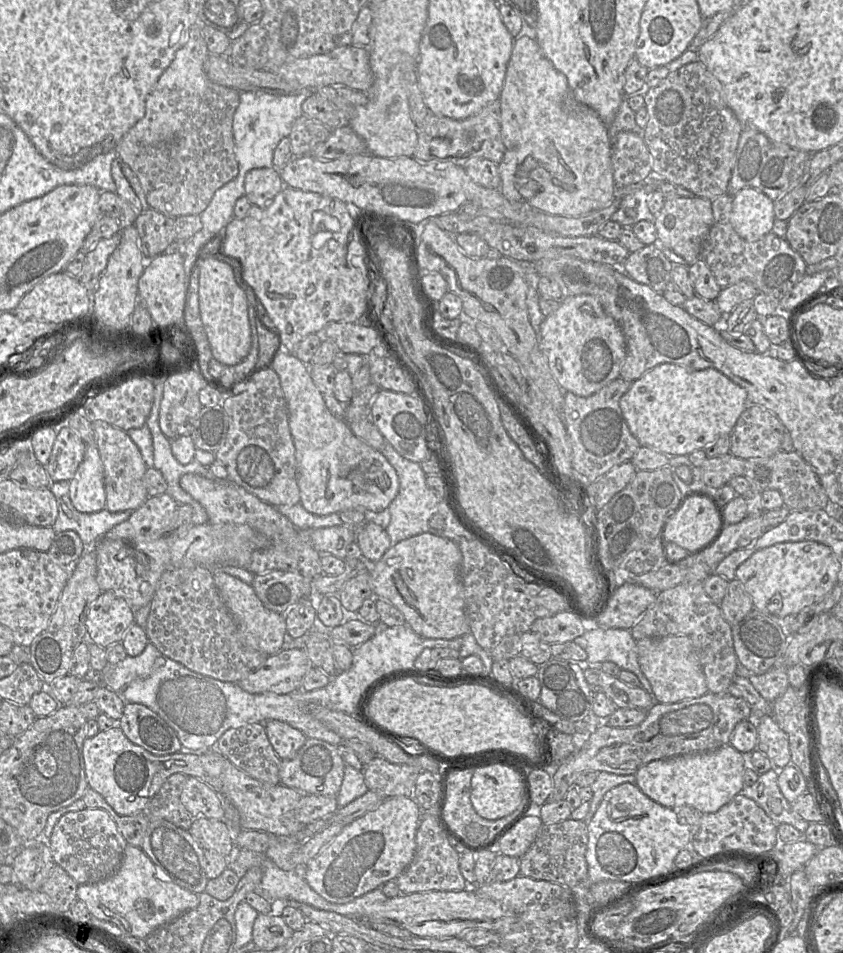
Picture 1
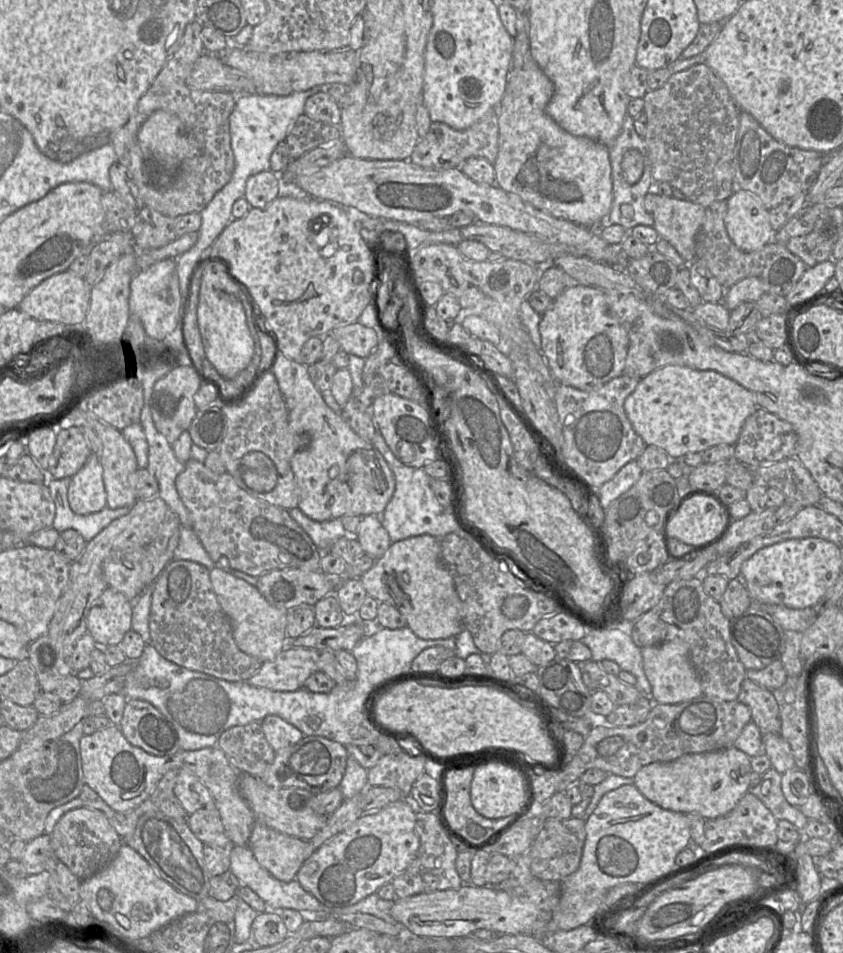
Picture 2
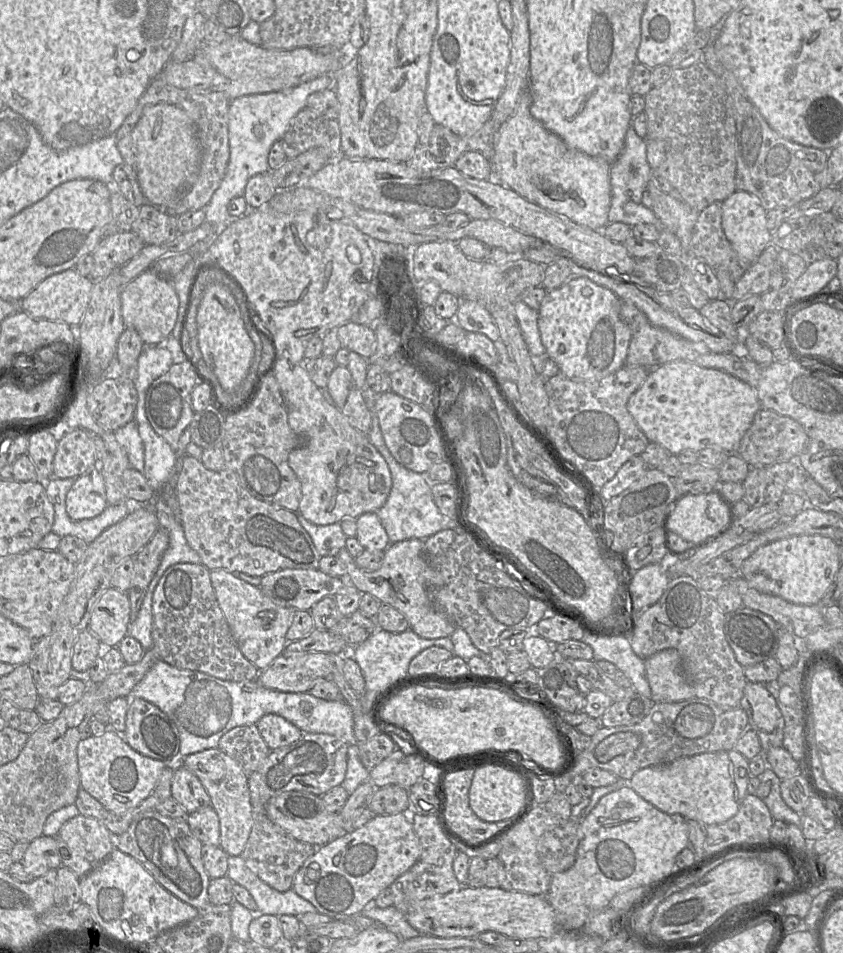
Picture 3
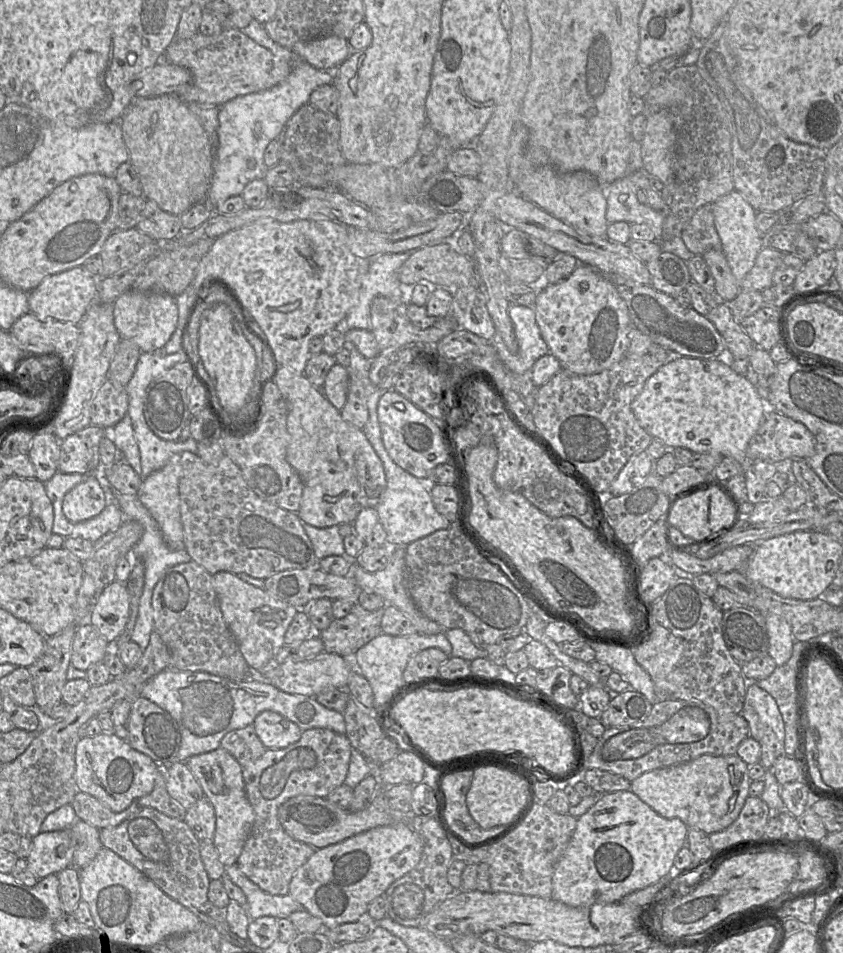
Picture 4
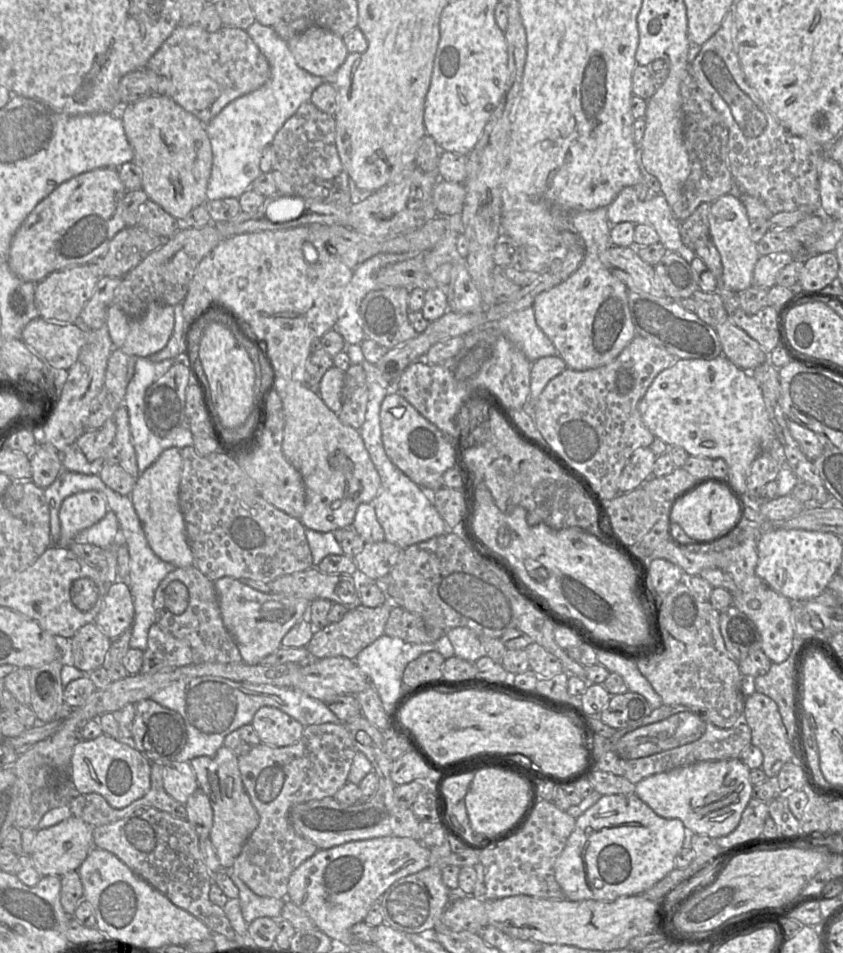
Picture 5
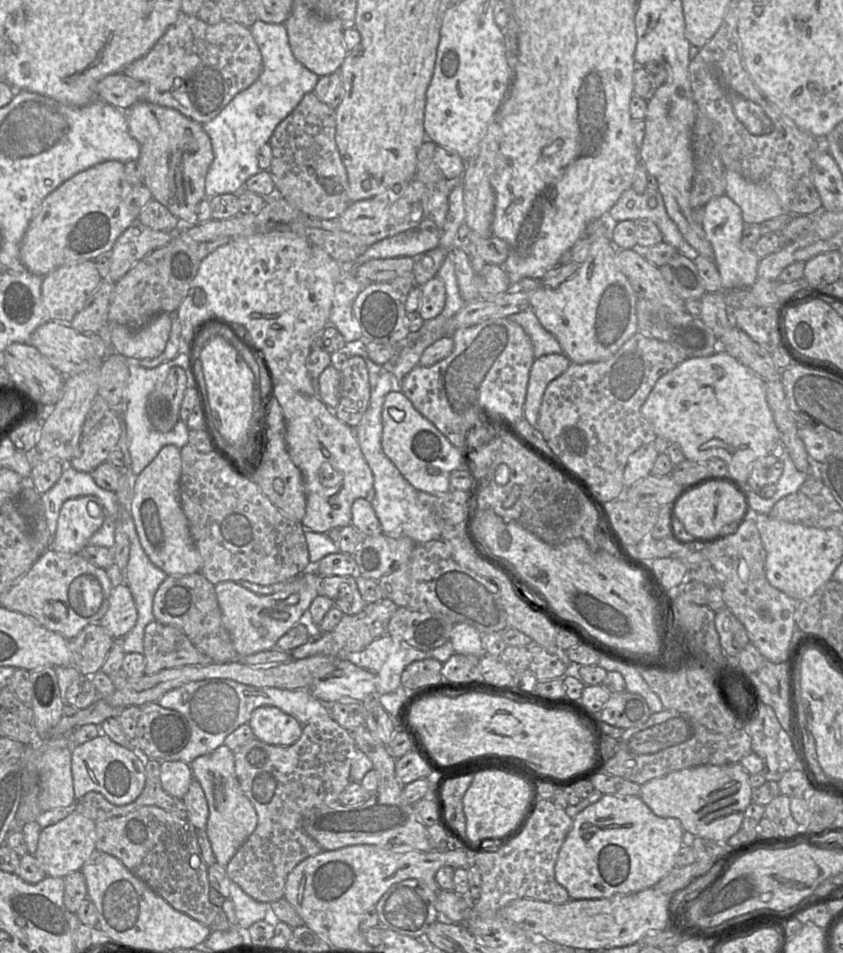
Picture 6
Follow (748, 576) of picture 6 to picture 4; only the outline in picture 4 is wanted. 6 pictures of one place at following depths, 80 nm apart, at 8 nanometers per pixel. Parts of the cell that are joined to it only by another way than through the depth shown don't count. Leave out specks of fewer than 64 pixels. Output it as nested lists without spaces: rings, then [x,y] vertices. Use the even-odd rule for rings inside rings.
[[[759,612],[765,619],[769,639],[768,654],[777,666],[784,665],[791,657],[793,645],[797,641],[791,627],[780,615],[772,612]]]

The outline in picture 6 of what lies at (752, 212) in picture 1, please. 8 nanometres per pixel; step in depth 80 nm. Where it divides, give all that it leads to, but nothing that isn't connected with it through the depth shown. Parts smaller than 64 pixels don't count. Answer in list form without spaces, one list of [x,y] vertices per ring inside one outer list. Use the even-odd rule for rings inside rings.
[[[725,194],[711,199],[704,207],[705,213],[702,228],[713,247],[714,262],[721,277],[723,291],[739,288],[751,288],[758,279],[757,270],[761,259],[757,257],[752,249],[744,249],[741,245],[742,232],[745,222],[743,221],[740,207]]]

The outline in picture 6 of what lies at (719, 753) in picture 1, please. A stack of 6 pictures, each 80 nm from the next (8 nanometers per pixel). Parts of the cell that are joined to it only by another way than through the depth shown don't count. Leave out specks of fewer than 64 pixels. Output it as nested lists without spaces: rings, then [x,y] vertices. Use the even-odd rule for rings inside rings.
[[[740,763],[688,767],[641,785],[640,798],[655,815],[680,820],[684,831],[695,837],[725,844],[741,827],[745,810],[752,802],[749,777]]]

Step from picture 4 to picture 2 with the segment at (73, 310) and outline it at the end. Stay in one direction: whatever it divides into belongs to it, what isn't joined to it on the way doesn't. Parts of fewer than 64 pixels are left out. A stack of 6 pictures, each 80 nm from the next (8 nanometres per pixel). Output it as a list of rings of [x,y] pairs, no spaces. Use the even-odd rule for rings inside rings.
[[[66,270],[40,282],[23,298],[18,309],[35,319],[81,326],[89,307],[90,289],[83,277]]]

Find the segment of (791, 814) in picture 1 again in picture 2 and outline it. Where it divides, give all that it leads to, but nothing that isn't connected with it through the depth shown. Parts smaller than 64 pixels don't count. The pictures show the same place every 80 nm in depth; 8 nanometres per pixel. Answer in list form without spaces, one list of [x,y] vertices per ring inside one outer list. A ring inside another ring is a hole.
[[[771,767],[761,775],[757,786],[749,788],[748,785],[748,792],[756,796],[777,821],[787,820],[802,833],[808,819],[802,814],[799,807],[792,806],[786,801],[781,789],[781,777],[782,774]]]

